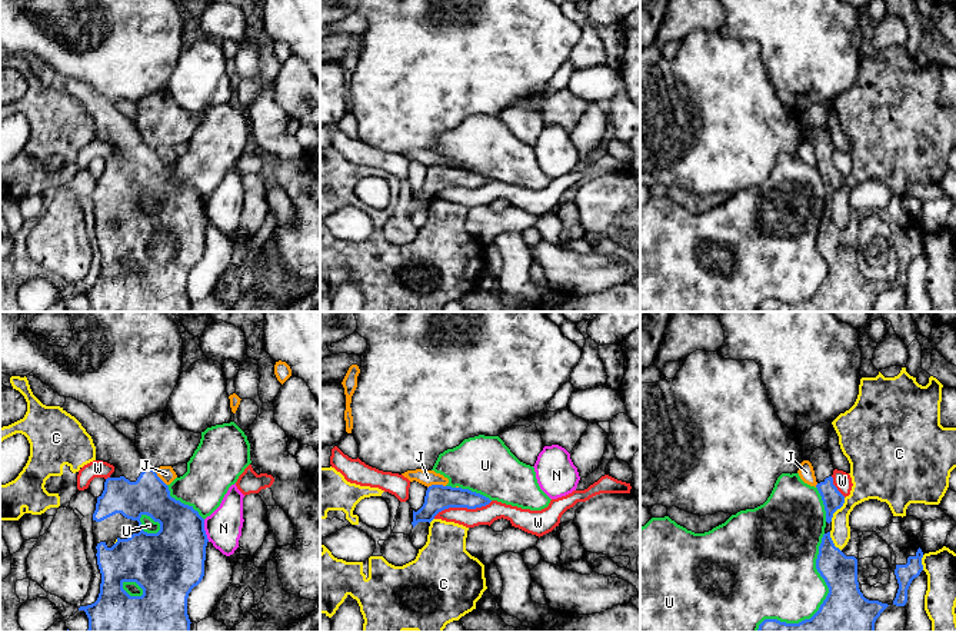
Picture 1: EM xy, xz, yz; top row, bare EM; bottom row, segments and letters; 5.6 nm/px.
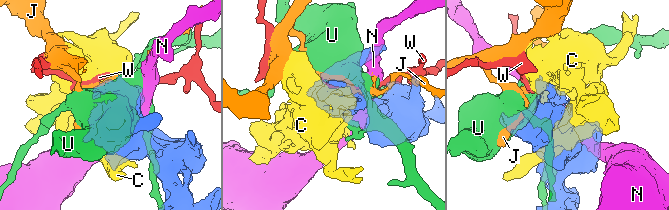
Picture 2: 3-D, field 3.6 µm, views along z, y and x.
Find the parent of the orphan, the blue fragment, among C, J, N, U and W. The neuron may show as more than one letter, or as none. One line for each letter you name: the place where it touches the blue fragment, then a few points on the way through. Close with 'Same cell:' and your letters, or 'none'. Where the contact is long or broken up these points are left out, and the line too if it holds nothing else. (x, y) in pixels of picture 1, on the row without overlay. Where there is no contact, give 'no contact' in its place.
Same cell: none

